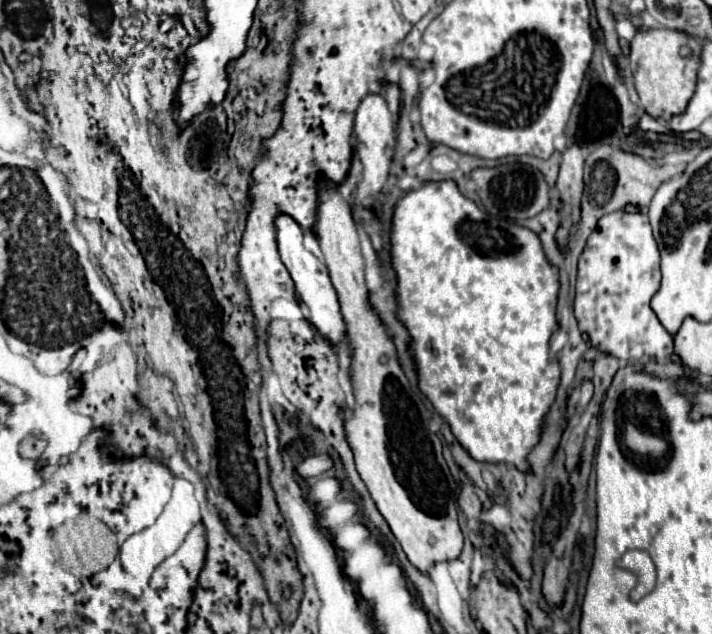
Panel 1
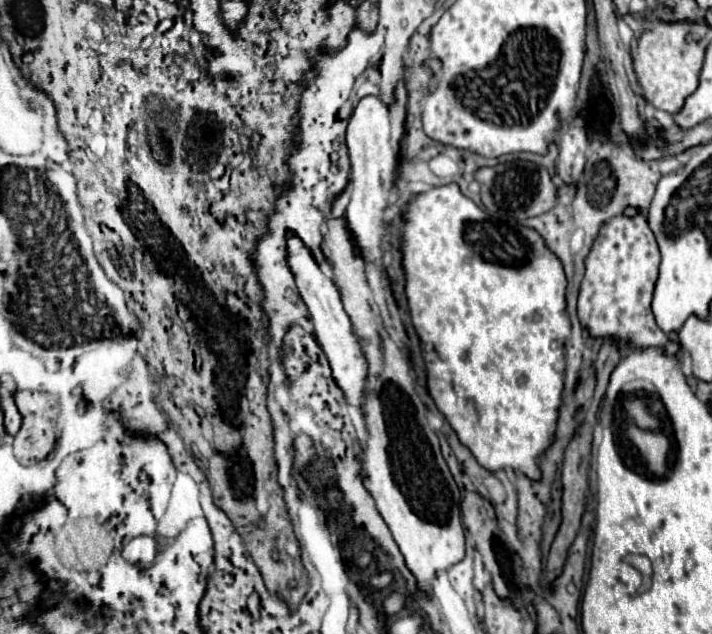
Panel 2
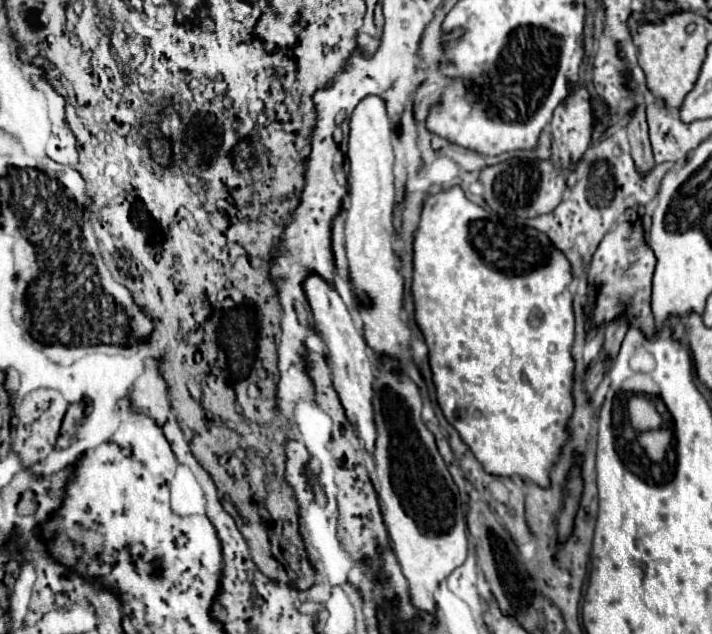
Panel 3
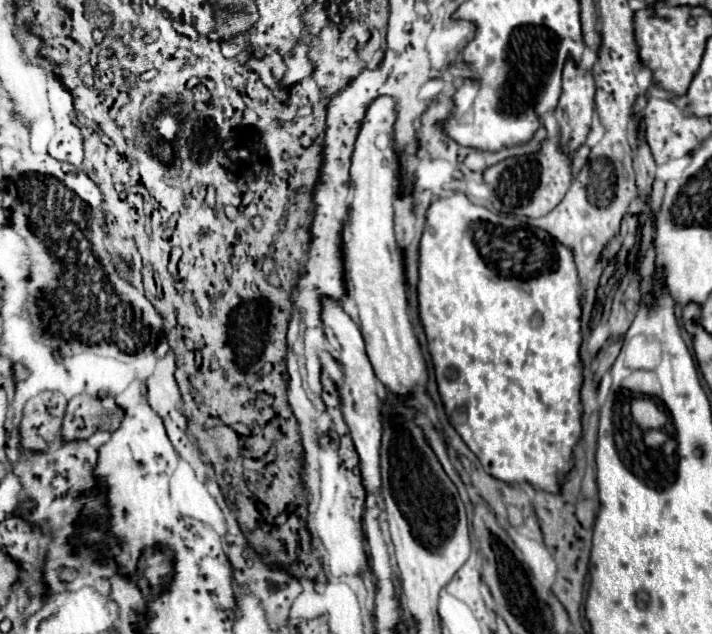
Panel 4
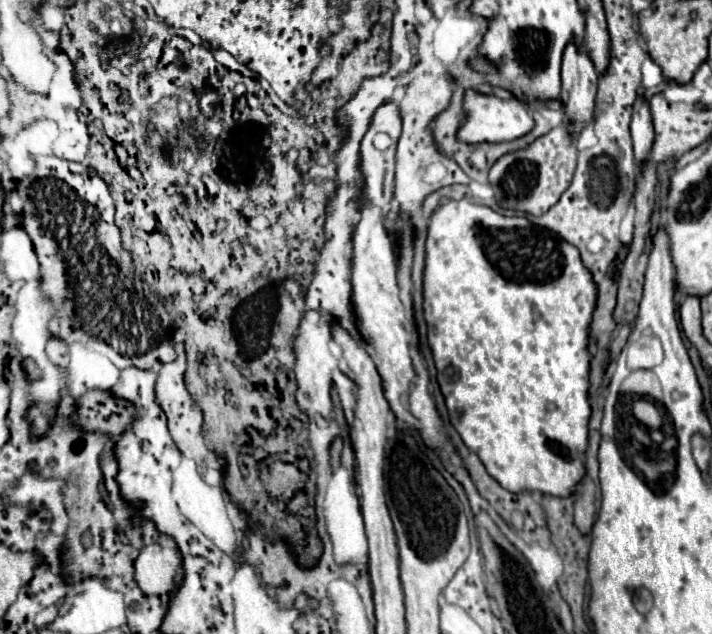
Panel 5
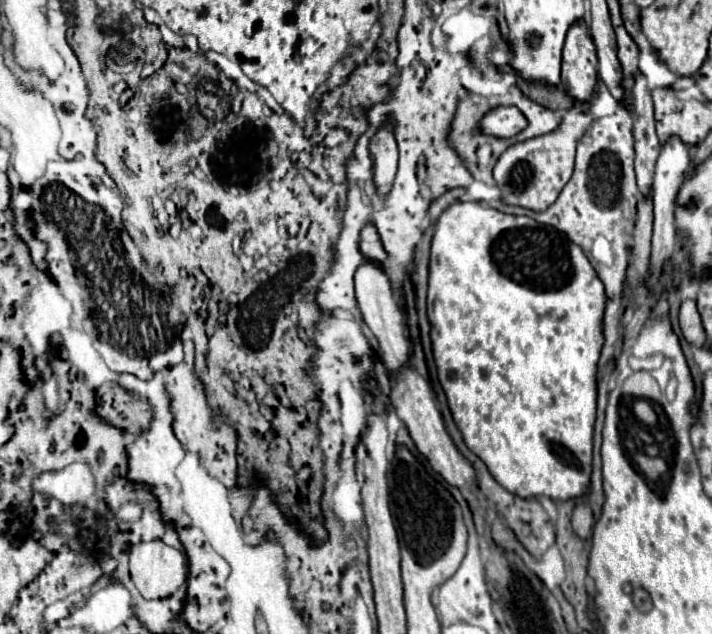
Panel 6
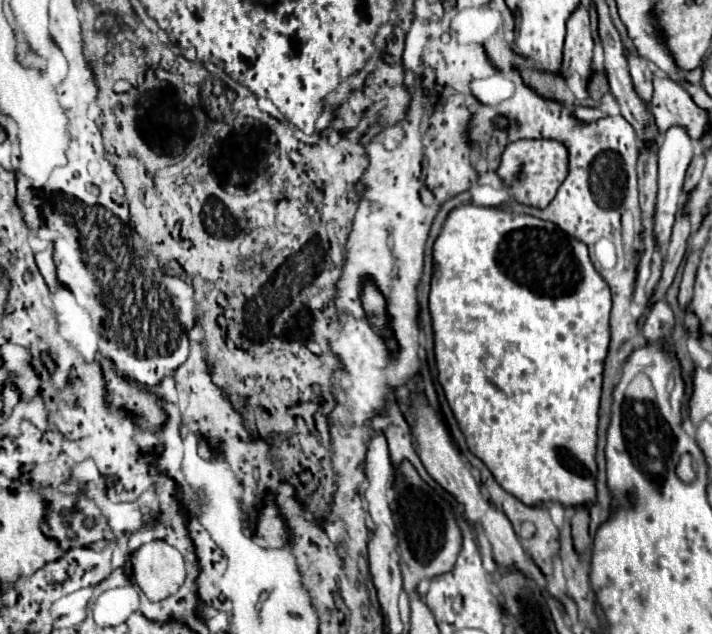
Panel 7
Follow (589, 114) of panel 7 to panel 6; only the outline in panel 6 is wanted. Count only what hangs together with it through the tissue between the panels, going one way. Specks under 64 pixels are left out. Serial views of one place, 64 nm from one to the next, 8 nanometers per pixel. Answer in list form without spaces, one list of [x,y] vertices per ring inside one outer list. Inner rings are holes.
[[[570,108],[562,124],[544,136],[518,142],[510,146],[500,160],[494,166],[494,182],[500,188],[502,196],[500,200],[510,206],[522,206],[534,212],[544,212],[548,206],[552,206],[562,192],[562,188],[568,184],[574,172],[574,156],[576,156],[576,144],[582,138],[584,130],[590,126],[594,116],[590,112],[582,112],[580,108]]]

